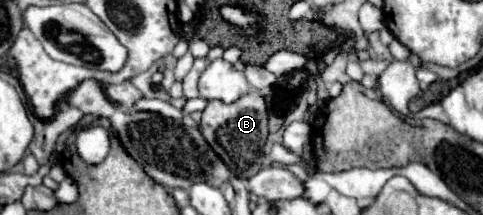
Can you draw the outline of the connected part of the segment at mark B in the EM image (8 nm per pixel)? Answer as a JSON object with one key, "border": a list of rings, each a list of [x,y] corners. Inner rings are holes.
{"border":[[[246,93],[234,103],[224,101],[210,101],[208,107],[202,111],[200,131],[206,141],[212,145],[224,161],[228,161],[230,169],[238,177],[252,177],[260,171],[262,149],[268,137],[268,111],[264,97],[260,93]]]}

